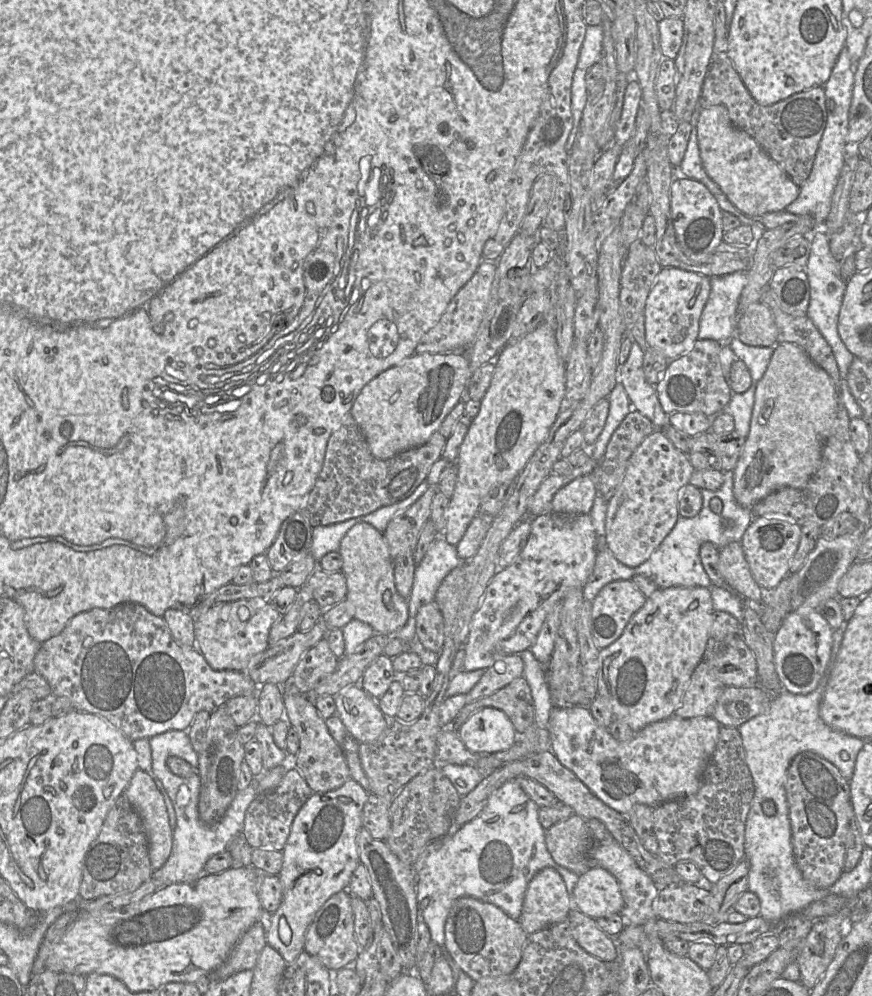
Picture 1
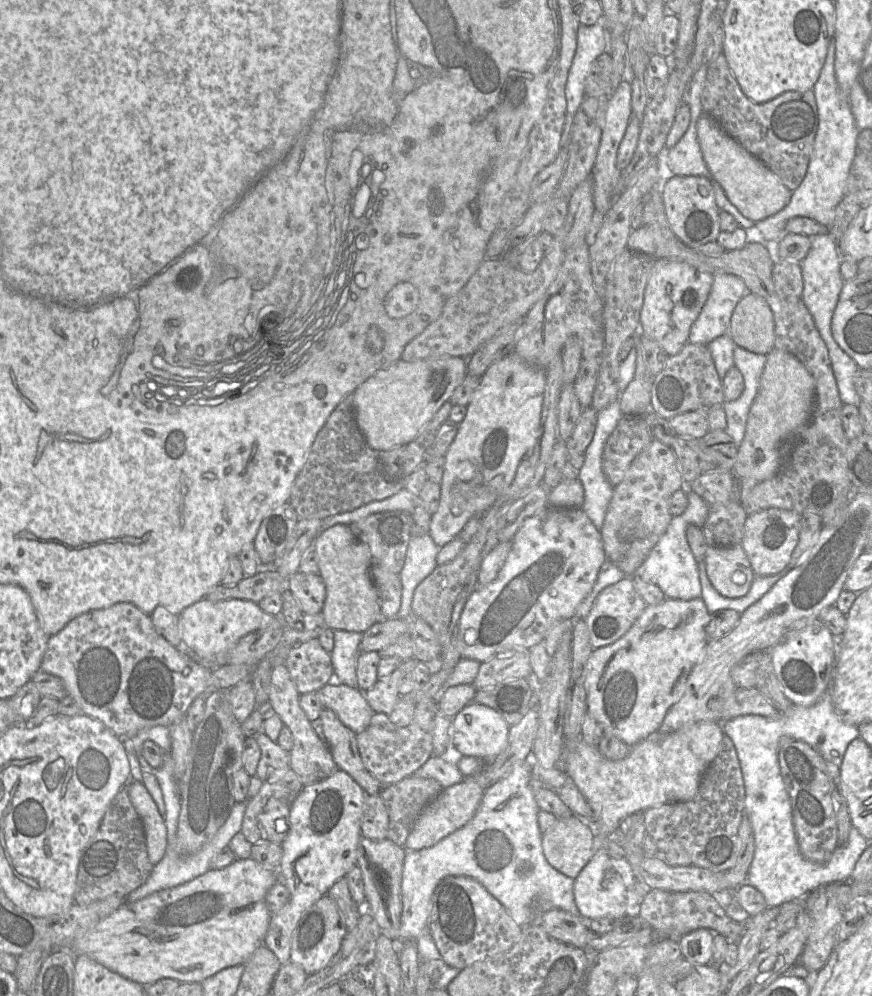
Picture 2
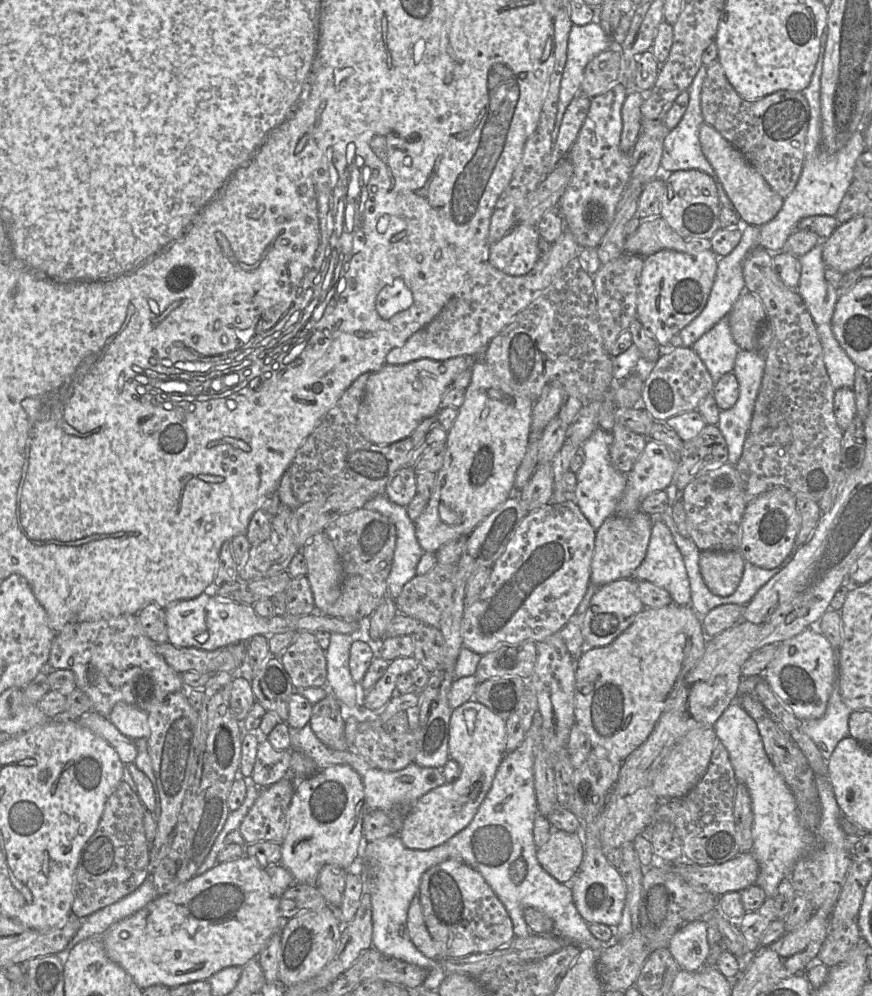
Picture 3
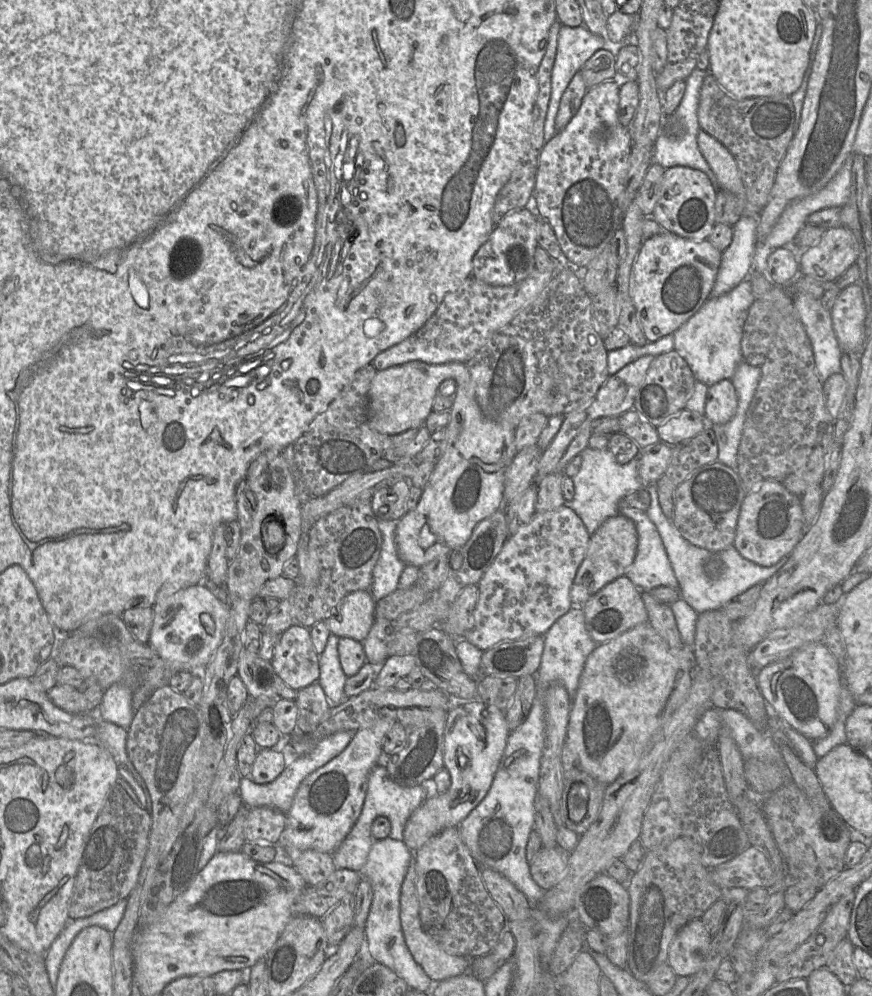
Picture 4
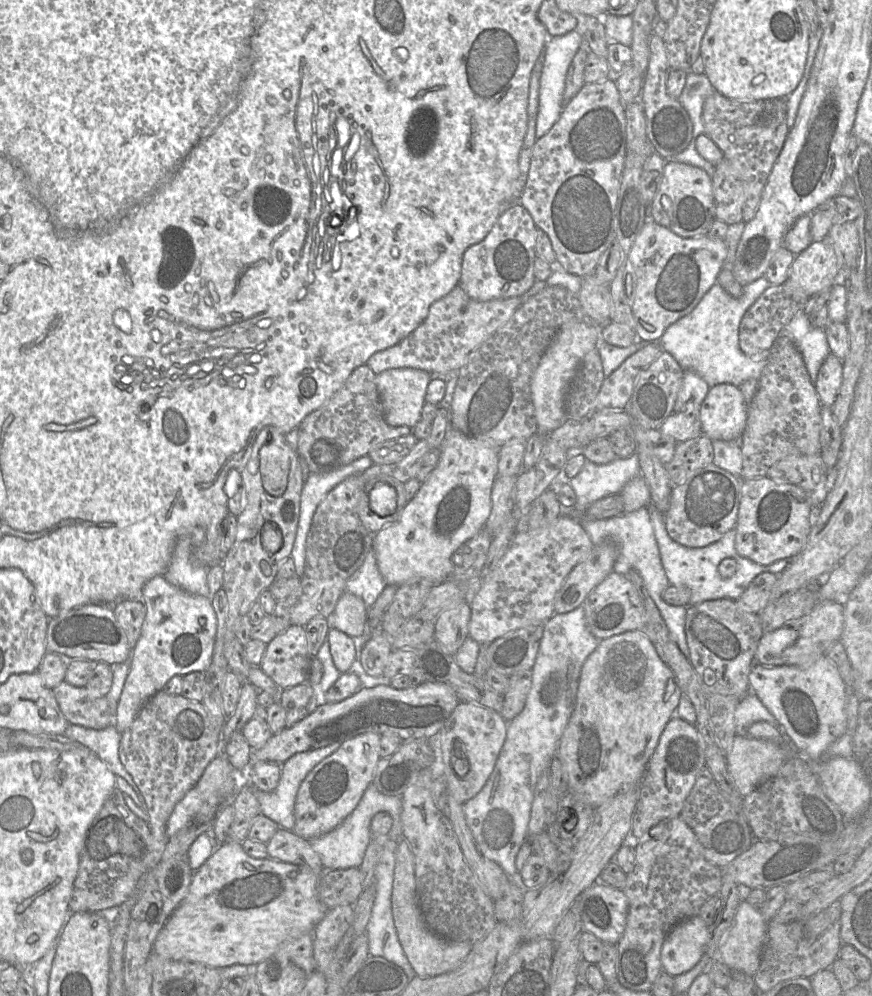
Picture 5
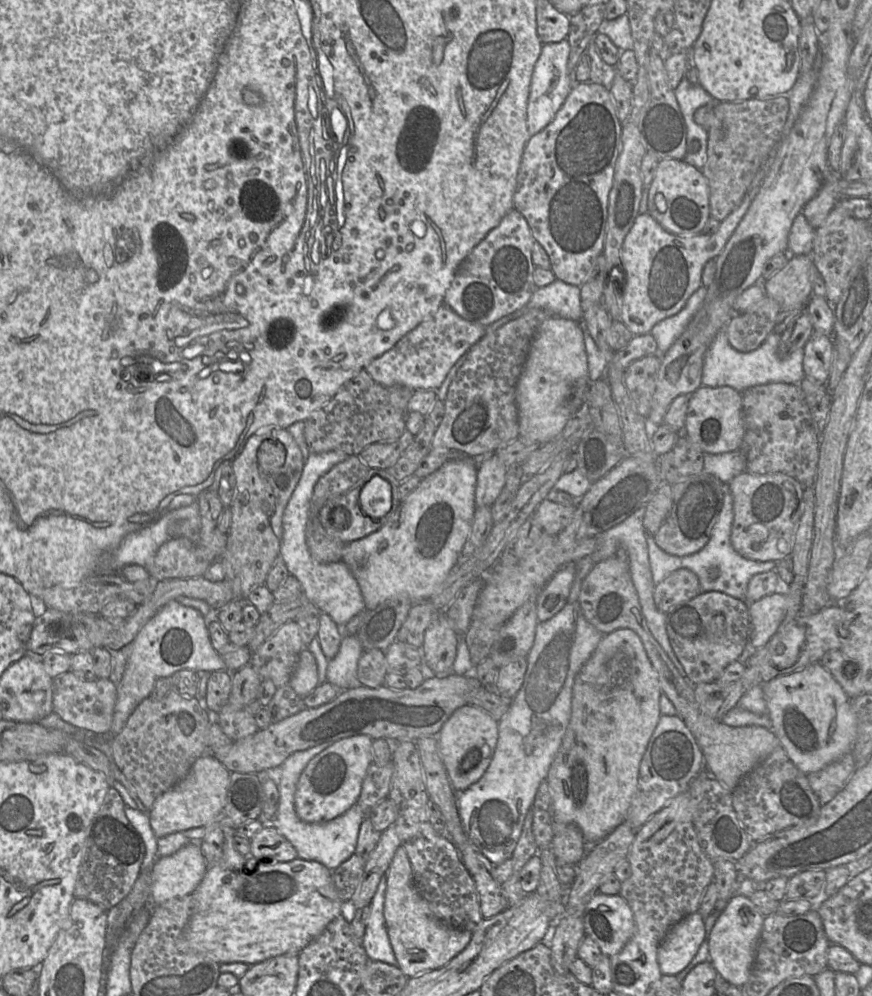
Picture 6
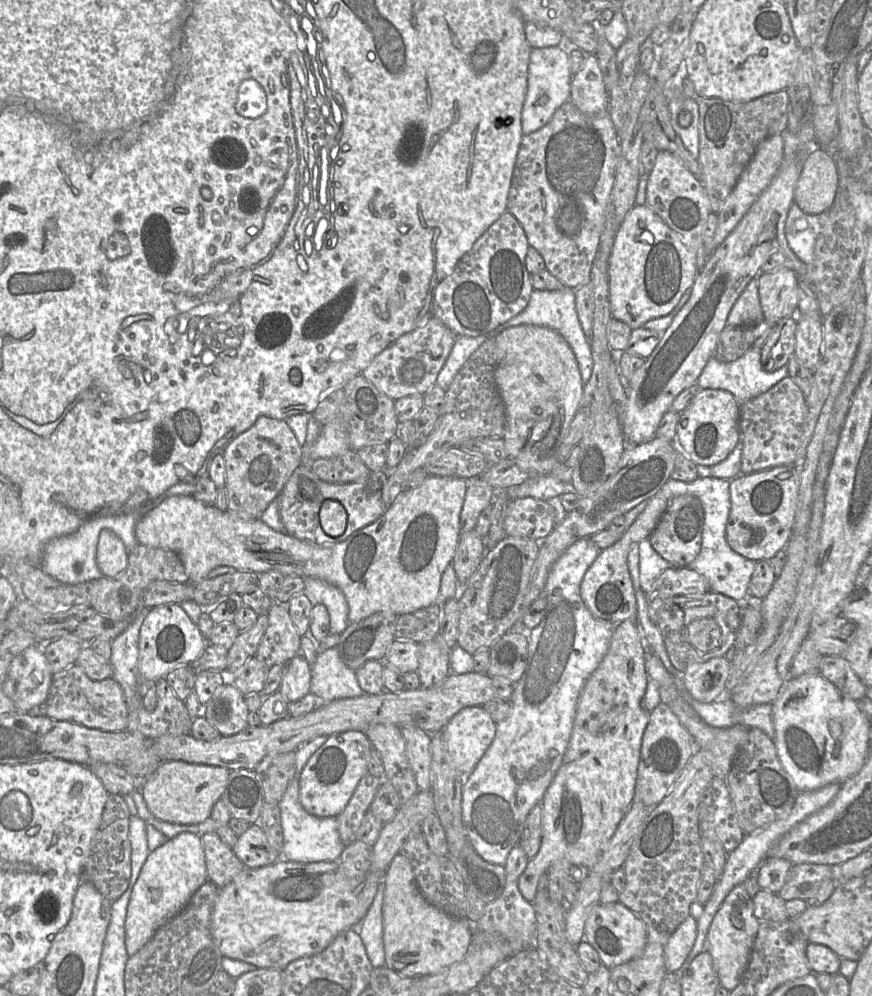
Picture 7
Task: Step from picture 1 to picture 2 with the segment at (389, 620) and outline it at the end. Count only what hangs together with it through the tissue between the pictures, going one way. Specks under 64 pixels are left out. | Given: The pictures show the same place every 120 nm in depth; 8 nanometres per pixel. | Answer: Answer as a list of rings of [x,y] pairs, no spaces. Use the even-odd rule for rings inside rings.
[[[338,524],[319,533],[313,543],[317,556],[319,575],[326,586],[326,598],[321,611],[328,628],[363,633],[373,624],[385,618],[381,612],[380,595],[370,576],[371,553],[369,547],[360,541],[350,529],[350,526]]]

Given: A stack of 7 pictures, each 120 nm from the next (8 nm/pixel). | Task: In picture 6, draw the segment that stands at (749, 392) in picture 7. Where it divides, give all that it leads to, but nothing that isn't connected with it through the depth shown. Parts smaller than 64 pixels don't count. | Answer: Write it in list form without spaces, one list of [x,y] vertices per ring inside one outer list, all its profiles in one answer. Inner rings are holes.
[[[725,329],[717,333],[710,344],[702,369],[702,386],[730,386],[739,392],[756,385],[789,383],[799,386],[806,376],[803,369],[804,350],[799,348],[787,355],[780,352],[781,336],[770,333],[754,351],[743,353],[735,350],[729,343]]]

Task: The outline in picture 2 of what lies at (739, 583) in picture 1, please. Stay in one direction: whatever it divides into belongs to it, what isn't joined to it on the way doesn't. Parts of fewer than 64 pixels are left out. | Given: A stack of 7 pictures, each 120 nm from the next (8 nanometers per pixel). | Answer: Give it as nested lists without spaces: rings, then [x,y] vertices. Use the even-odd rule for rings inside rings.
[[[741,544],[709,546],[704,561],[711,584],[722,596],[739,598],[749,592],[756,575]]]

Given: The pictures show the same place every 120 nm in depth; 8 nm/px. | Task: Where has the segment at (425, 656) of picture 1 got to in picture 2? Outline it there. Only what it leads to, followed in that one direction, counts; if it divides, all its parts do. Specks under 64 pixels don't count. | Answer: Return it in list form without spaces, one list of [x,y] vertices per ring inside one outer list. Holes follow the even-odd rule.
[[[417,526],[412,527],[405,563],[401,571],[402,599],[397,616],[411,622],[412,598],[416,587],[438,566],[436,562],[440,547],[428,533],[421,533]]]

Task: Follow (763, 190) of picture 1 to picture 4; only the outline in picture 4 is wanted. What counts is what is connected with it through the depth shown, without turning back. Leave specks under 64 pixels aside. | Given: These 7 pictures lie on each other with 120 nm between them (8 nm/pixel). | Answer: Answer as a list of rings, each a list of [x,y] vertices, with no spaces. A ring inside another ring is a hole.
[[[701,128],[698,131],[697,144],[703,157],[714,172],[719,188],[731,192],[741,201],[741,216],[758,217],[761,210],[748,203],[737,163],[728,149]]]

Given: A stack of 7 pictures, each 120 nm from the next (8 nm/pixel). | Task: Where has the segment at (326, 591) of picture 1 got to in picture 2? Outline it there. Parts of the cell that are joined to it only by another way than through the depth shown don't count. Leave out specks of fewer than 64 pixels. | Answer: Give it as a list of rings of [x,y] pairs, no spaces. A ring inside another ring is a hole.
[[[298,572],[287,580],[287,588],[305,614],[321,613],[326,598],[326,586],[319,574]]]

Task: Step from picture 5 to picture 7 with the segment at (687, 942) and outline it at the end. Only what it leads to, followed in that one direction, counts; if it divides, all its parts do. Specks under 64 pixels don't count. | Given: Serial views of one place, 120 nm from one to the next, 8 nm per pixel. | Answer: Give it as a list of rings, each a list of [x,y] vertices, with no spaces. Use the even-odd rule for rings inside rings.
[[[688,916],[673,932],[665,946],[665,966],[668,972],[677,971],[691,952],[698,932],[698,921]]]

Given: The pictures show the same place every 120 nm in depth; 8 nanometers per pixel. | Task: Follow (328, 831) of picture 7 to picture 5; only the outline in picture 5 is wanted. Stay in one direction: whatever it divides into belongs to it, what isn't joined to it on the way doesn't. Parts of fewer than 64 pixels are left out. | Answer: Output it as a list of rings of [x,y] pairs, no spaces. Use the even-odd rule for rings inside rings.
[[[334,742],[322,748],[298,752],[286,760],[281,765],[280,780],[274,790],[255,790],[261,814],[279,827],[293,831],[296,795],[302,781],[317,764],[336,751],[341,743]],[[370,784],[361,797],[356,808],[344,821],[332,831],[310,840],[313,850],[319,855],[325,870],[359,868],[367,846],[372,840],[370,823],[378,812],[387,812],[393,819],[388,834],[390,841],[398,842],[402,838],[402,799],[400,796],[388,796],[380,793],[373,784]]]

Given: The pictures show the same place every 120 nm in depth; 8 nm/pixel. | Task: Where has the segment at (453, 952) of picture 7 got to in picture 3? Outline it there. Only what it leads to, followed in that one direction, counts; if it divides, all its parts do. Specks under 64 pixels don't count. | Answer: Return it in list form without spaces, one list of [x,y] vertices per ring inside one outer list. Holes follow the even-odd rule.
[[[419,891],[412,899],[407,913],[407,929],[411,941],[426,957],[434,960],[442,960],[442,952],[431,937],[426,926],[422,906],[420,904]]]

